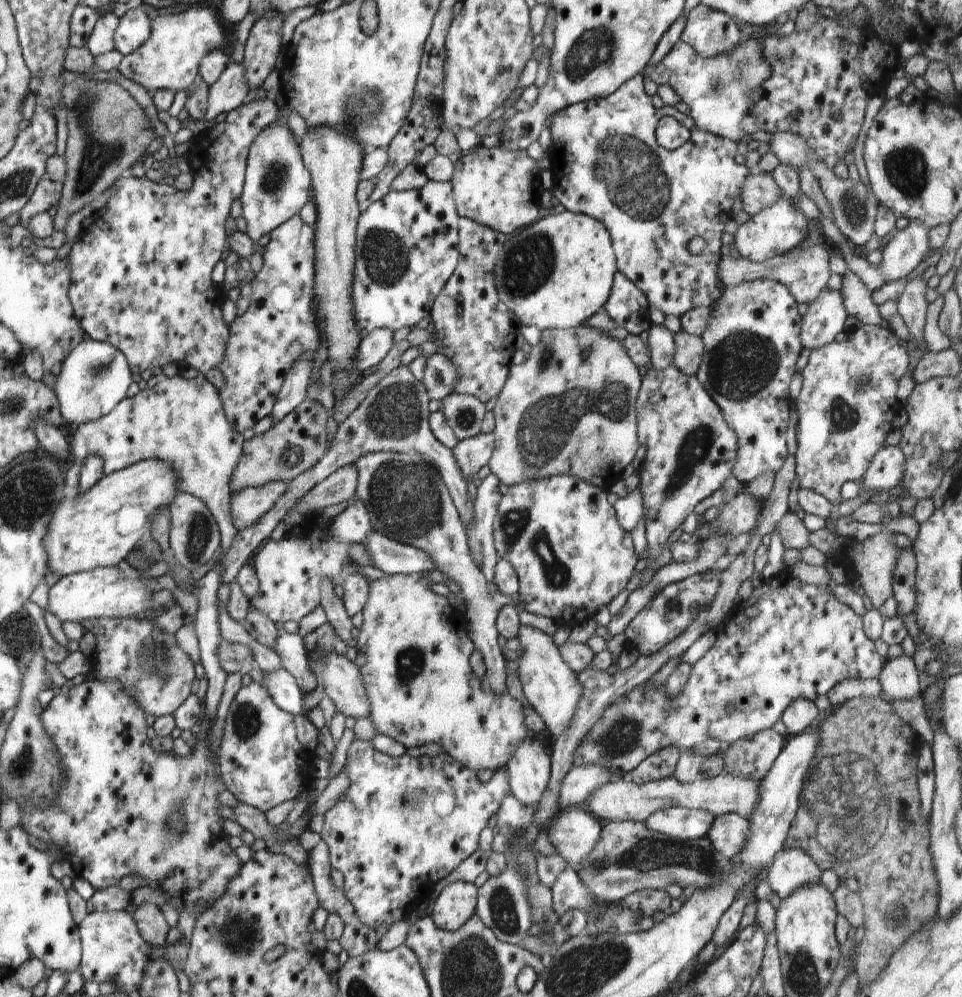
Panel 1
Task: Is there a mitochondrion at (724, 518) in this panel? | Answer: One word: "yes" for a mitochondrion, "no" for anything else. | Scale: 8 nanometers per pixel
no

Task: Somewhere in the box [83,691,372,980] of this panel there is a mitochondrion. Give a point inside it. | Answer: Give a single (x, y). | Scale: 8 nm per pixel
(178, 826)

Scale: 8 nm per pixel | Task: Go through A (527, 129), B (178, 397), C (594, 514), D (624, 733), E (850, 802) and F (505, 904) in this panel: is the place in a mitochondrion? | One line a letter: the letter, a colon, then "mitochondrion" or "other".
A: other
B: other
C: other
D: mitochondrion
E: mitochondrion
F: mitochondrion

